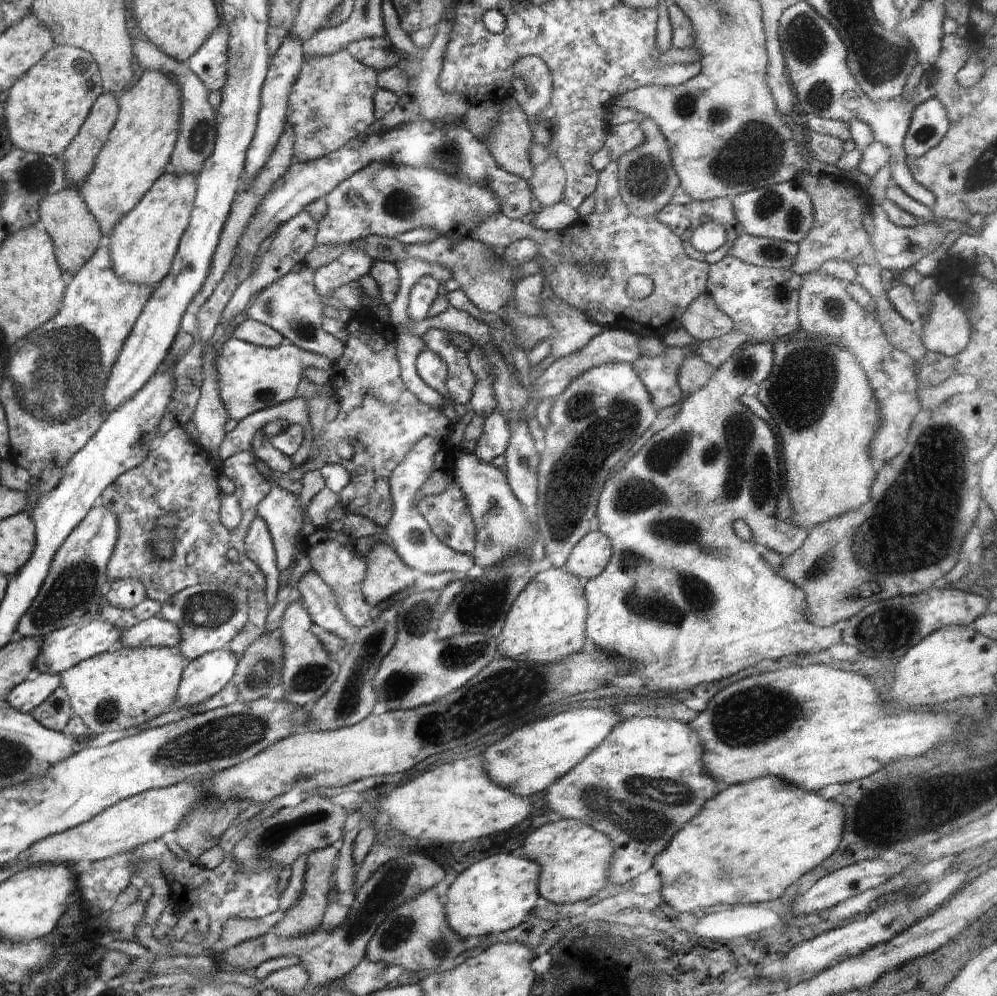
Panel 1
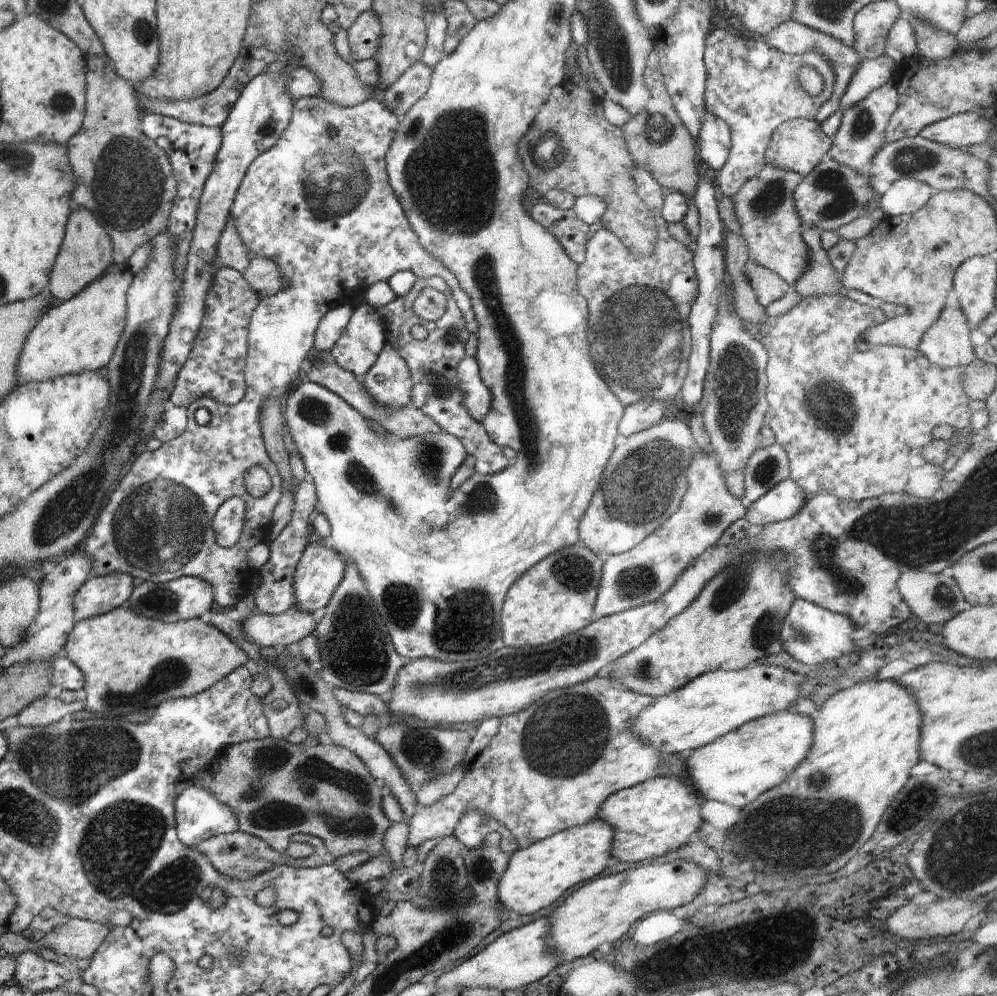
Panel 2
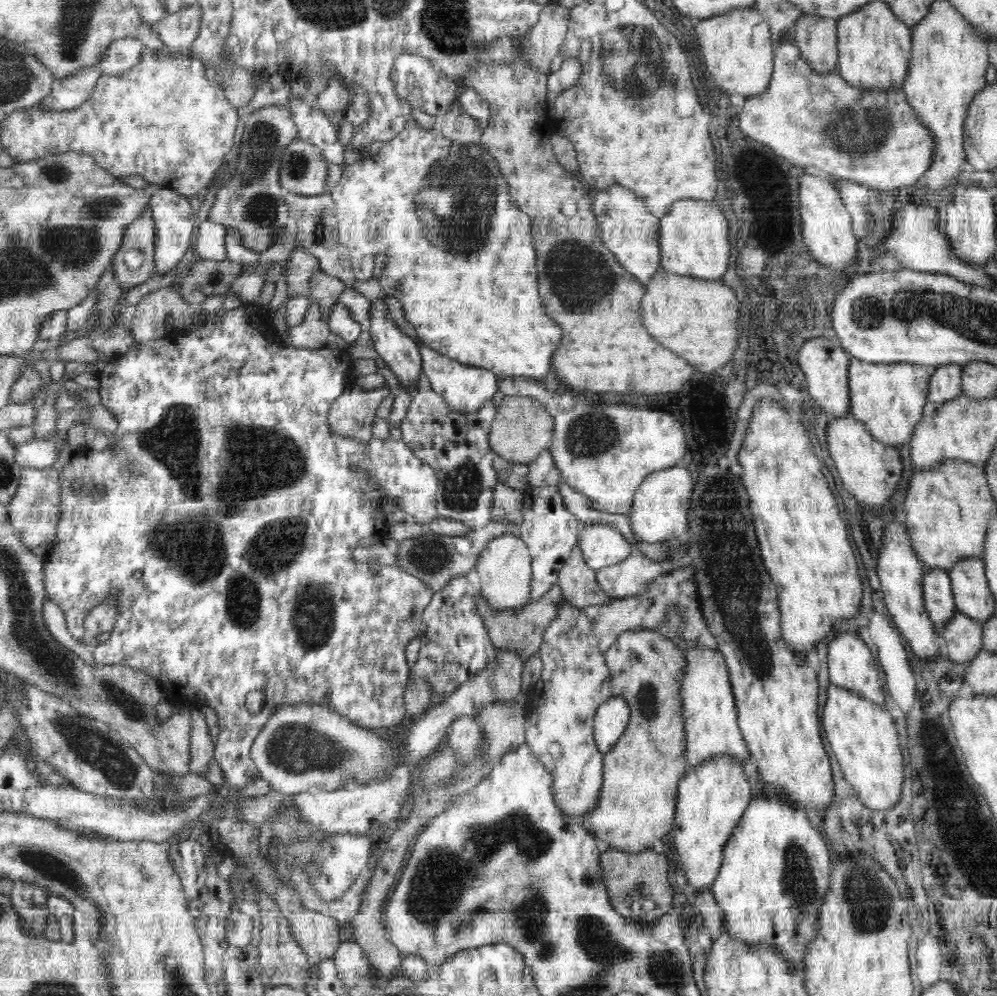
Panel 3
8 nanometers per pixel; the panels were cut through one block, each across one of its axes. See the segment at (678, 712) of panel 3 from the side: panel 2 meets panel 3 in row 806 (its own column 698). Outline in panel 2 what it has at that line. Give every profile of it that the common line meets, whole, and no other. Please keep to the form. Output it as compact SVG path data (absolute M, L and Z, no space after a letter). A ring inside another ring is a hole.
M754 549L742 553L722 570L718 571L698 596L666 626L654 632L641 645L600 669L598 676L610 677L632 692L658 698L678 690L701 674L724 669L737 671L756 663L757 660L783 651L780 629L790 610L794 592L789 587L789 572L795 564L792 555L784 552Z

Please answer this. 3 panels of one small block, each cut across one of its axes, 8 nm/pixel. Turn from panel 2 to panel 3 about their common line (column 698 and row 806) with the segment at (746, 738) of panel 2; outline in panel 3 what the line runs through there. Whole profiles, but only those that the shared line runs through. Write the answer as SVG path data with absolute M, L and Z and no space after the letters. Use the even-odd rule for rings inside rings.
M770 792L752 799L724 846L719 873L711 884L719 908L724 911L729 934L743 944L774 948L790 961L792 970L802 975L806 970L804 957L808 946L816 938L816 922L830 882L831 864L831 851L818 827L807 819L806 811Z

